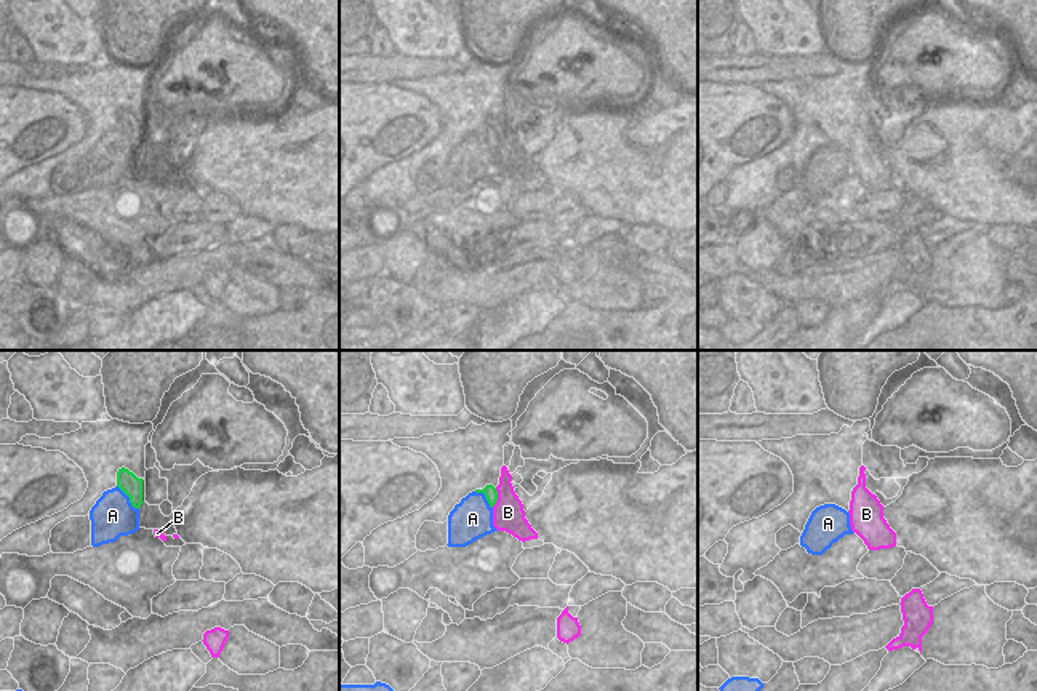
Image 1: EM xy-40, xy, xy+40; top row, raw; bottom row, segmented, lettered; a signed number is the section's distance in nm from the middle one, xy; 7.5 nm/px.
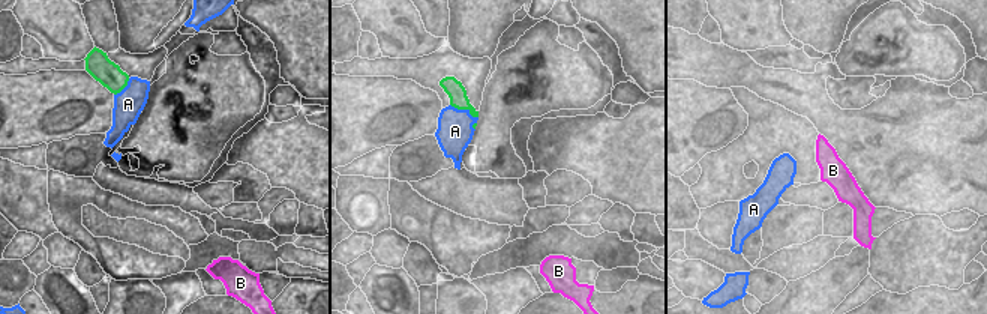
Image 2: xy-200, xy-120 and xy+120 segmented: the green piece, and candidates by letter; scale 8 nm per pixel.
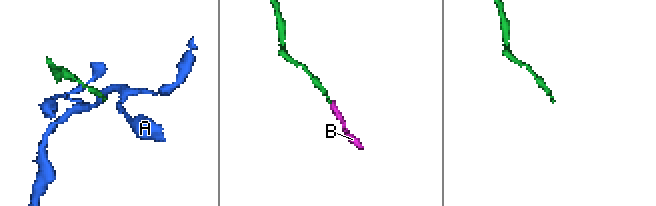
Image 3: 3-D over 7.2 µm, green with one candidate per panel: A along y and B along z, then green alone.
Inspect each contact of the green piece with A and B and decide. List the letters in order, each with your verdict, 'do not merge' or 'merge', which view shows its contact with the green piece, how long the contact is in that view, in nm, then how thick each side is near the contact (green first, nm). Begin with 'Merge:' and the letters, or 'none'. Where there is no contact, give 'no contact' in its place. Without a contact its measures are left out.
Merge: B
A: do not merge; meets green in xy-40; contact 260 nm long; 150 nm thick on the green side, 320 nm on the other
B: merge; meets green in xy; contact 150 nm long; 100 nm thick on the green side, 240 nm on the other

